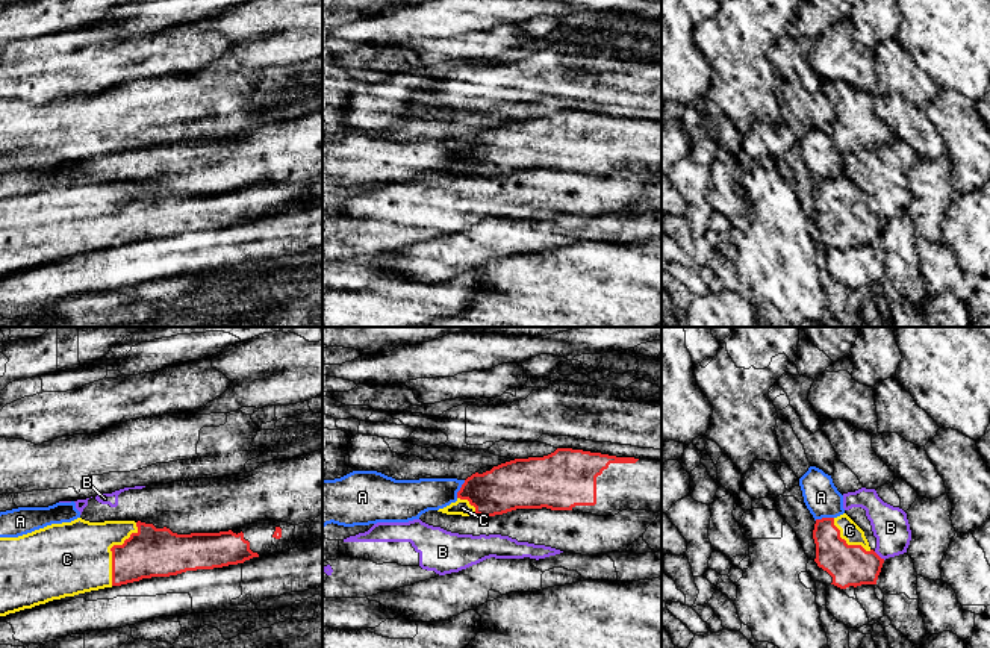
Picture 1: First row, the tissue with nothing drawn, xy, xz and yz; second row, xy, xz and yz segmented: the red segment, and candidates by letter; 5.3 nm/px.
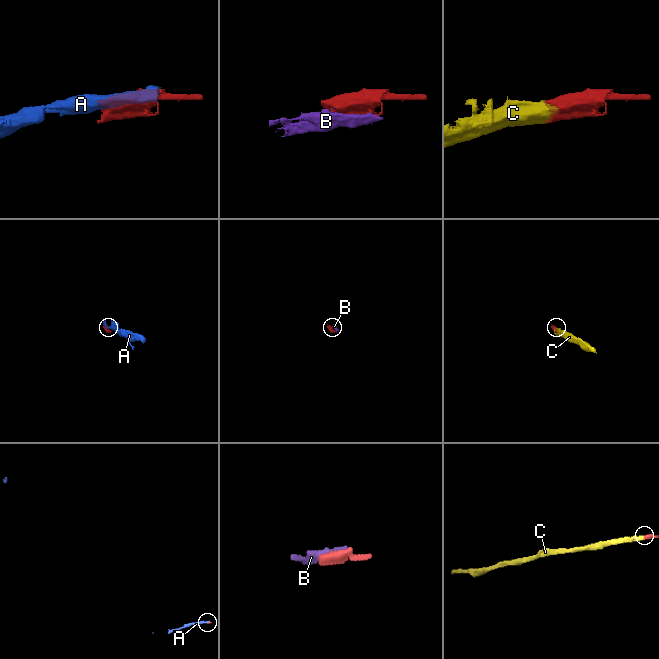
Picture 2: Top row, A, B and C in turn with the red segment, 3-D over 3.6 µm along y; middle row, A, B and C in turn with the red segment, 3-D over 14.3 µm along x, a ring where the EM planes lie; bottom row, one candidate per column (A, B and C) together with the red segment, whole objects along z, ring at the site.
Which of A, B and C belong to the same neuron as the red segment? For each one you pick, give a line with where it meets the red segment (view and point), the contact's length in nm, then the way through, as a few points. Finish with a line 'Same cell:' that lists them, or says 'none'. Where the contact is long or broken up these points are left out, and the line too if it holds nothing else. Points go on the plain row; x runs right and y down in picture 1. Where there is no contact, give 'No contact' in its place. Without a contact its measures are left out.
C: Touches red at xy (111, 211). Shared border 360 nm
Same cell: C

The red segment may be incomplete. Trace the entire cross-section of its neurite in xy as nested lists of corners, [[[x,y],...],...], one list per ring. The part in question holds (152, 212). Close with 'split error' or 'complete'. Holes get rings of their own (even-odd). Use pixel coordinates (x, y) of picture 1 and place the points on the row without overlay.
[[[77,179],[18,198],[0,198],[0,277],[142,239],[223,229],[283,213],[297,209],[294,189],[288,183],[262,180],[229,192],[177,195],[141,182],[89,183]]]; split error

